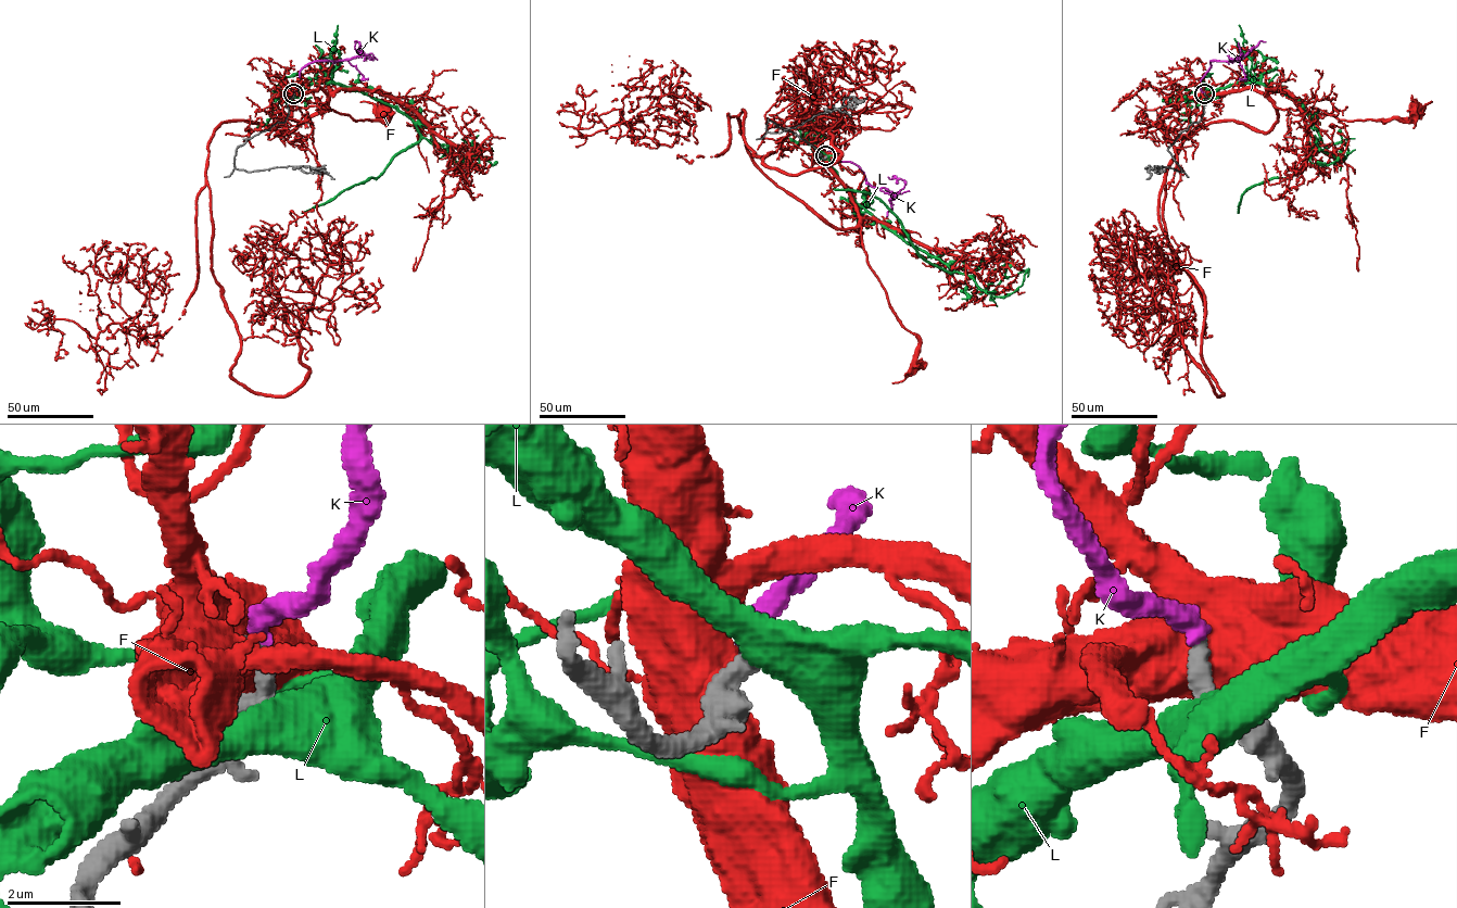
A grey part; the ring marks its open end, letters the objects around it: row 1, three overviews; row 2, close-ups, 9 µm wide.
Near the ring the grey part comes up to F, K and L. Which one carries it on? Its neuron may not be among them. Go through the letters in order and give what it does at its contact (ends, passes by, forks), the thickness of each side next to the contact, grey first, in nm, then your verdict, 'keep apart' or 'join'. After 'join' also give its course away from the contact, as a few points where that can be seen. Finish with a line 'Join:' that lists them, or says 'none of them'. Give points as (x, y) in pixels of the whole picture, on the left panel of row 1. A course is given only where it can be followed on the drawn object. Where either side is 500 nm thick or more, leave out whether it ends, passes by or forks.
F: 360 nm thick on the grey side, 750 nm on the other; keep apart
K: it ends there; 320 nm thick on the grey side, 400 nm on the other; join; it runs (294, 93), (299, 72), (314, 61), (360, 55), (374, 59), (356, 52)
L: 500 nm thick on the grey side, 550 nm on the other; keep apart
Join: K

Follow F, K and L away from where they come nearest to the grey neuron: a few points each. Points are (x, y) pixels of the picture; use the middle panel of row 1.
F: (825, 155), (826, 166), (847, 190), (859, 216), (866, 262), (885, 290), (889, 306), (919, 338), (914, 367)
K: (826, 155), (831, 152), (836, 162), (854, 163), (873, 187), (897, 192), (906, 184), (904, 180), (888, 177)
L: (826, 155), (856, 203), (952, 272), (923, 257), (901, 222), (878, 199), (834, 189)

